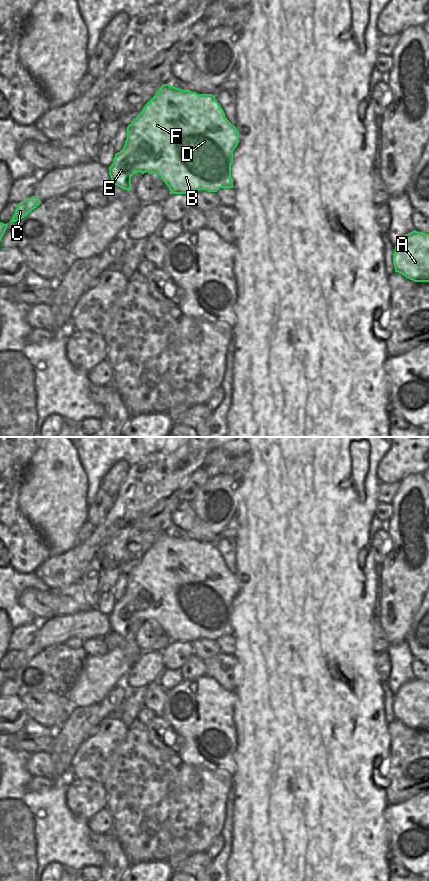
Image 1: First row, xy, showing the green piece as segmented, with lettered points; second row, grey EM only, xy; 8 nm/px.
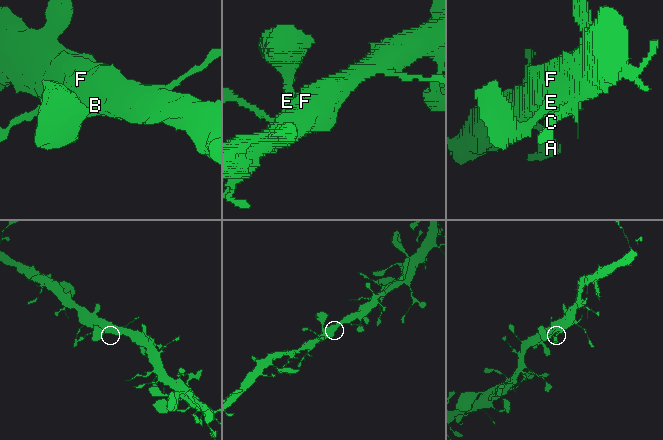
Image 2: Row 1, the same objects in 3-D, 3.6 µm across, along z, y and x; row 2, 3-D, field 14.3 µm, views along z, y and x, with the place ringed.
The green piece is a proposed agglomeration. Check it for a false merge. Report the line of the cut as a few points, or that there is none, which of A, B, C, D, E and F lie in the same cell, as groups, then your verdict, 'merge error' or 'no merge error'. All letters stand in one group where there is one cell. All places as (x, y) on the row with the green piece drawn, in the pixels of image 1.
cut none; groups A B C D E F; no merge error

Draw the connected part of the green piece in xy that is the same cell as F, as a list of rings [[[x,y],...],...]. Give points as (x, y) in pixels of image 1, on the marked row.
[[[163,84],[157,93],[145,104],[141,113],[133,119],[127,126],[127,139],[123,149],[115,154],[113,163],[109,167],[109,175],[111,184],[114,184],[124,190],[131,190],[131,177],[140,172],[142,174],[148,172],[161,177],[173,194],[192,194],[200,190],[208,192],[217,192],[220,188],[233,188],[233,179],[231,177],[231,165],[233,163],[233,151],[239,143],[239,133],[236,127],[225,117],[225,113],[215,96],[212,94],[198,94],[190,90],[182,90],[169,84]]]

